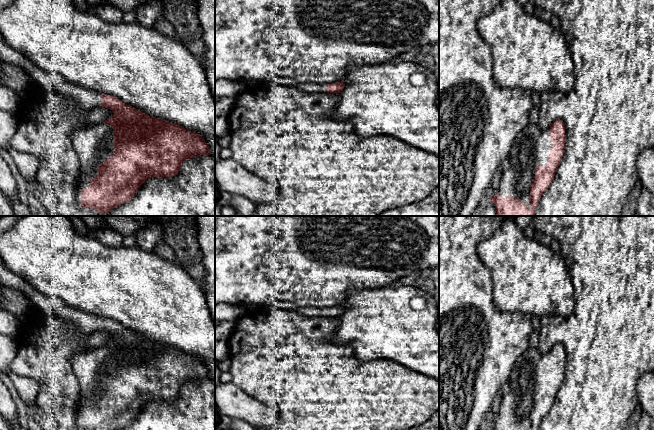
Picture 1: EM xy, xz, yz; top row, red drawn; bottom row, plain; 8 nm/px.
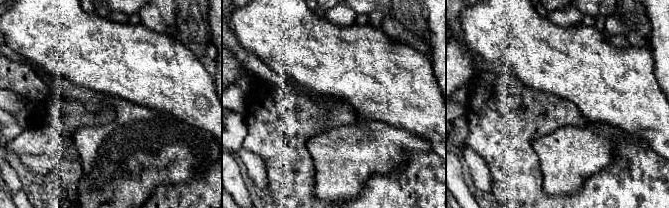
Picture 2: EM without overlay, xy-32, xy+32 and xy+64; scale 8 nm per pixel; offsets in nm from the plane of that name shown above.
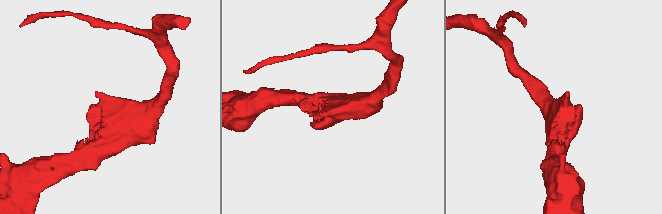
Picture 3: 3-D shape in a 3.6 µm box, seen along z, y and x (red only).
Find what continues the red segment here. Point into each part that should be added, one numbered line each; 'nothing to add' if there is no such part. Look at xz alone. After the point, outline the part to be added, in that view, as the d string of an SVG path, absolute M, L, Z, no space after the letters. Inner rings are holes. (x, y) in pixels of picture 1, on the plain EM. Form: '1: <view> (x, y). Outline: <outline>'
1: xz (307, 311). Outline: M298 307L295 311L308 317L327 317L326 309L318 307Z

